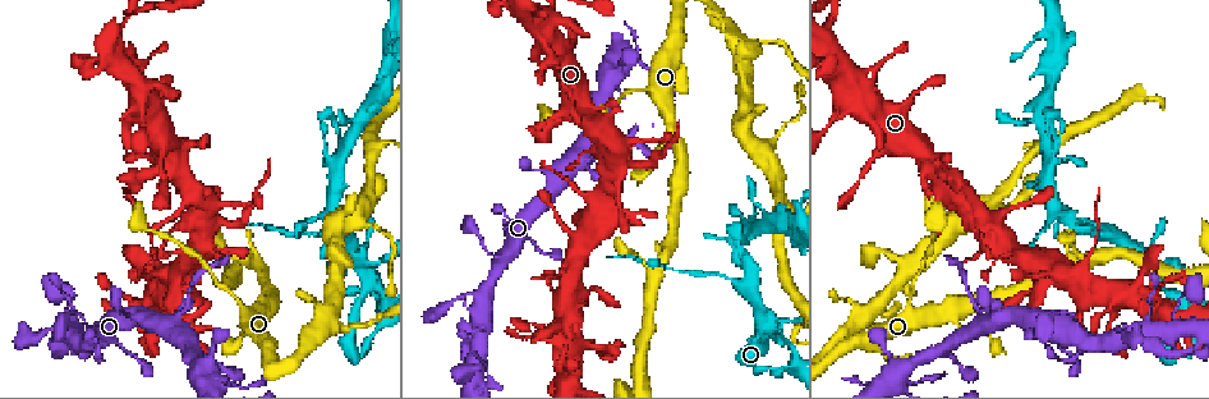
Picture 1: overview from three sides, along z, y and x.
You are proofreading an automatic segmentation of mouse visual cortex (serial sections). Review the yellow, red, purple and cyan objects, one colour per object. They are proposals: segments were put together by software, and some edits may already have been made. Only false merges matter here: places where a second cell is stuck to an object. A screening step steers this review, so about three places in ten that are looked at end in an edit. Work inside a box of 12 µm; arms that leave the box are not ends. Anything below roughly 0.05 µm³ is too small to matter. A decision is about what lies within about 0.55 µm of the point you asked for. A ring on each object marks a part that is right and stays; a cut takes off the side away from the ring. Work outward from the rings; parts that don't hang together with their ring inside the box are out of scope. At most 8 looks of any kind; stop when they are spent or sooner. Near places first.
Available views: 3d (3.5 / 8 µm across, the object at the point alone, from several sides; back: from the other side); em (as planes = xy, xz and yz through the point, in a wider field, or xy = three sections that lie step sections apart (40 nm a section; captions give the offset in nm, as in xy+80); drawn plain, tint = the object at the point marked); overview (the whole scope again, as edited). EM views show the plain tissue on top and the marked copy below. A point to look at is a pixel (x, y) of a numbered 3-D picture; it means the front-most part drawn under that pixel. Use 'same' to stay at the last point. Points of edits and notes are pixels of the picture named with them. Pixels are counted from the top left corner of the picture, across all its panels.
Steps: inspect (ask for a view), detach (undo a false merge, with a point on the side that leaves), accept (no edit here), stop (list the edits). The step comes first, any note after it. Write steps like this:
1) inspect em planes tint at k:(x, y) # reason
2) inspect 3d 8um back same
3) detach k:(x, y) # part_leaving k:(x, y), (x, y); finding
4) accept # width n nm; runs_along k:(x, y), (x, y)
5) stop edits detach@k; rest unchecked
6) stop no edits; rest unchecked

inspect 3d 3.5um at 1:(772, 149) # three arms meet

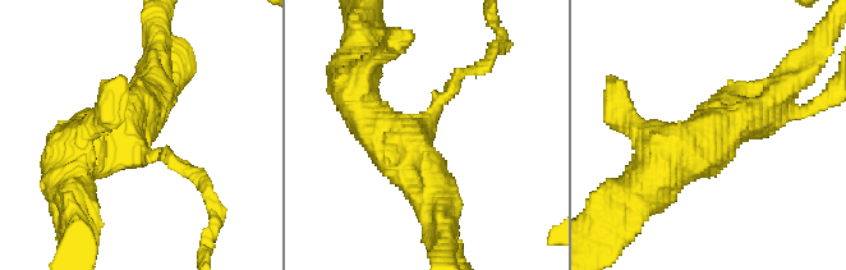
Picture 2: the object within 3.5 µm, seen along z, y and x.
inspect em xy step 1 tint at 2:(129, 148) # arms 3; arm_widths 200, 500, 500 nm; shape alone is not enough

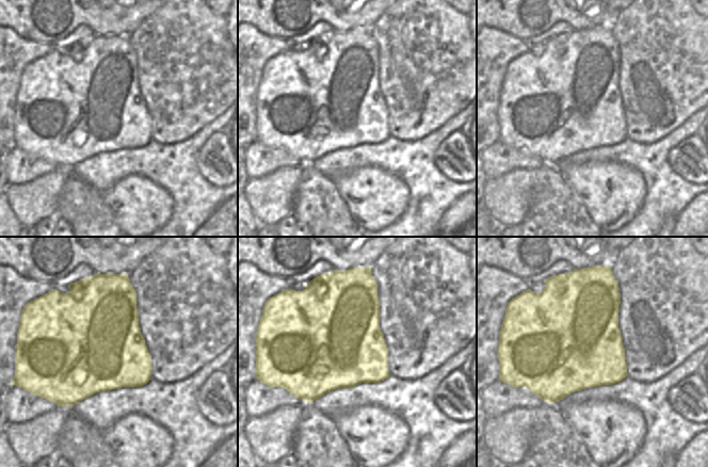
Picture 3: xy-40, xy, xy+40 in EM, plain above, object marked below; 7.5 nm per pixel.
accept # runs_along 2:(350, 79), (436, 198); all the same cell

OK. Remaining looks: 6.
inspect 3d 8um at 1:(238, 224) # abrupt turn

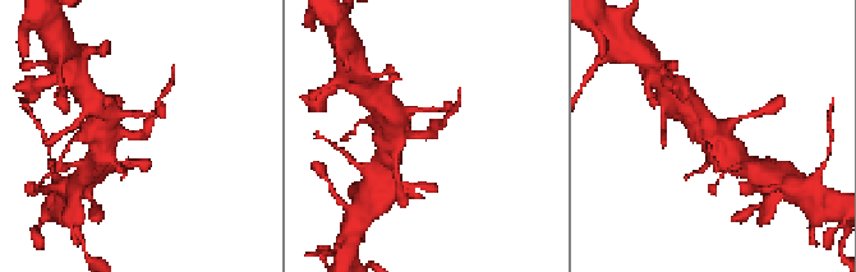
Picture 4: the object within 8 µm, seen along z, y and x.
inspect em xy step 2 tint at 4:(144, 135) # arm_widths 200, 400 nm

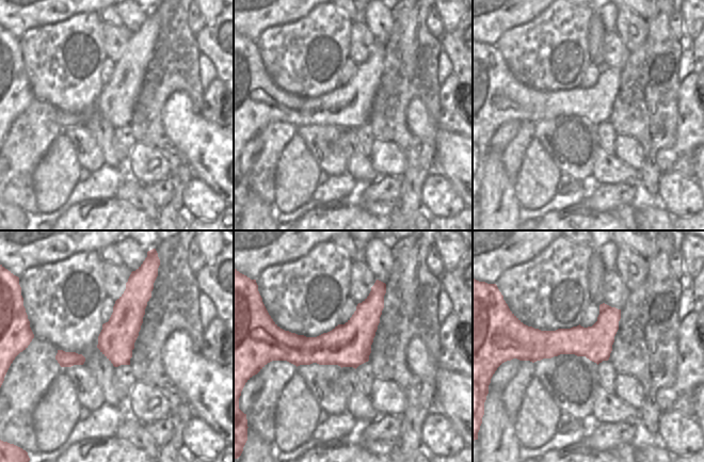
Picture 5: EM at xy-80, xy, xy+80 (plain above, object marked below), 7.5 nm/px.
detach 4:(443, 120) # a second cell is stuck on

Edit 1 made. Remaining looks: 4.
inspect 3d 3.5um at 1:(487, 254) # calibre changes

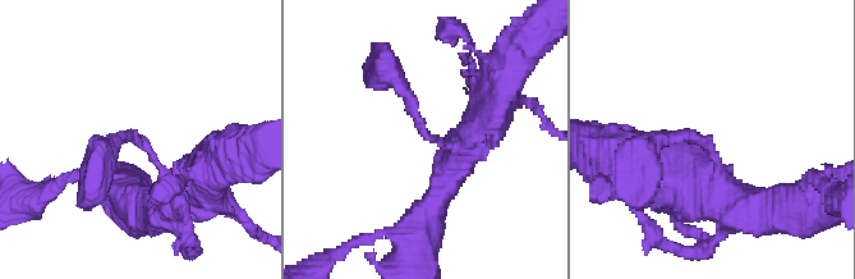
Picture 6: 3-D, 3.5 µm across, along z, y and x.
inspect em xy step 3 tint at 6:(137, 140) # arm_widths 200, 500 nm

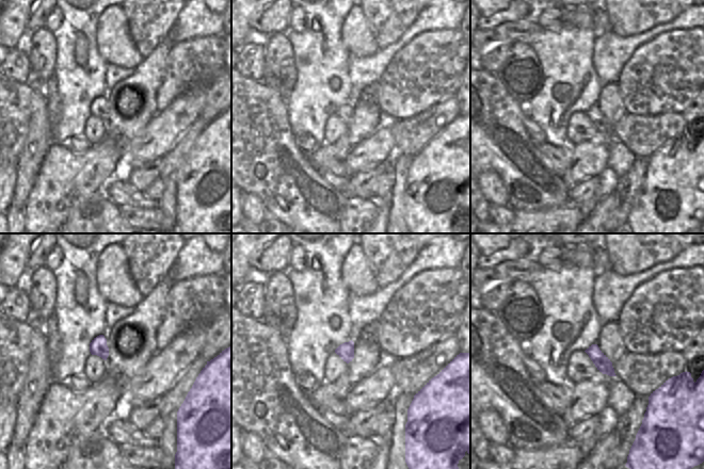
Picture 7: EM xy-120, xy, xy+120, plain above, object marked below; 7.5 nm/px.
accept # runs_along 6:(479, 129), (436, 142), (385, 71); one cell here

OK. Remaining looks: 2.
stop edits detach@4; rest unchecked

